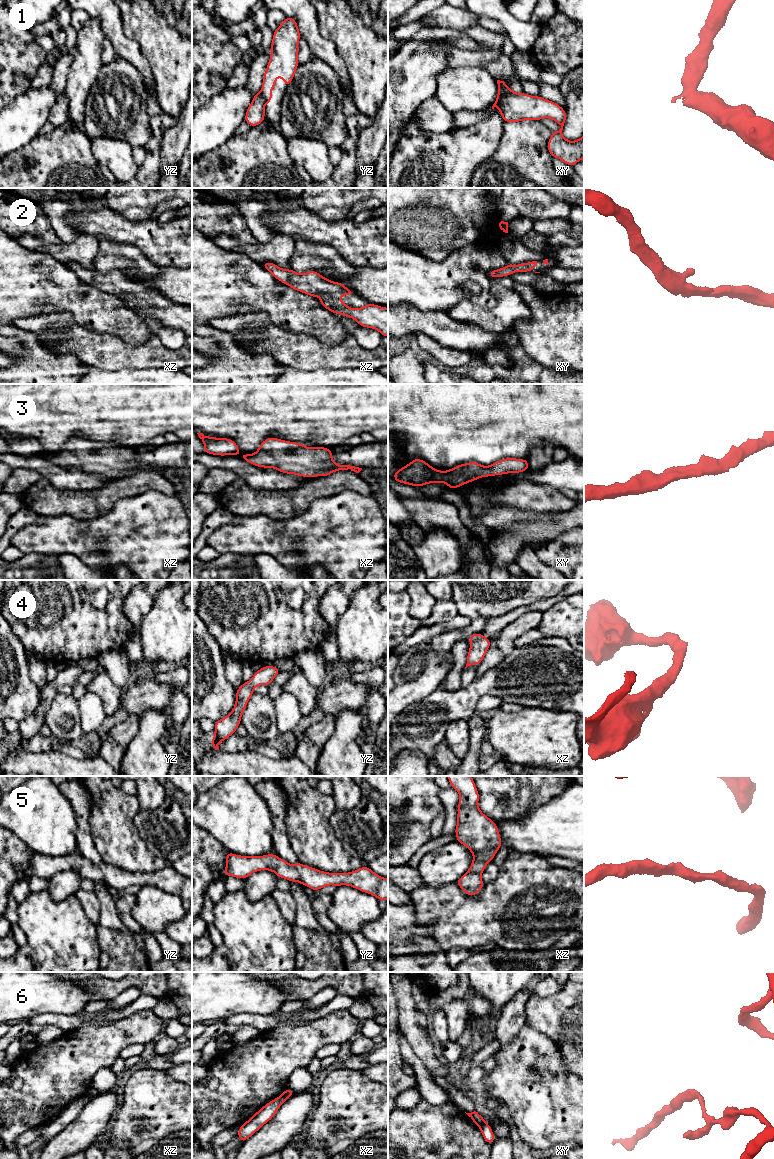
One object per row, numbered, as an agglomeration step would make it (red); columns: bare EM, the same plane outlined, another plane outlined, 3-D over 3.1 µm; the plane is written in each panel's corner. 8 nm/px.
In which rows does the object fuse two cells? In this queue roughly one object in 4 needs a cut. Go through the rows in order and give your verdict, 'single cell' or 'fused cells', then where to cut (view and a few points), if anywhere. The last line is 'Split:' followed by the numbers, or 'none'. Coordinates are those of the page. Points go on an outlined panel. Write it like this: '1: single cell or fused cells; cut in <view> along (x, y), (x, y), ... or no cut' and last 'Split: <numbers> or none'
1: fused cells; cut in xy along (513, 91), (506, 94), (495, 105)
2: single cell; no cut
3: single cell; no cut
4: single cell; no cut
5: single cell; no cut
6: fused cells; cut in xz along (284, 1091), (287, 1098)
Split: 1, 6

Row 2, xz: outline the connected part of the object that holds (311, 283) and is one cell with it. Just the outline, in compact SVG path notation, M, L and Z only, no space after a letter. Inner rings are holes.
M264 262L262 266L275 279L294 290L314 298L319 296L322 306L332 313L345 315L354 319L360 327L376 329L383 337L388 336L388 308L371 303L362 308L348 307L339 297L344 294L352 297L352 289L331 281L314 270L299 274L292 269L280 268L272 262Z

